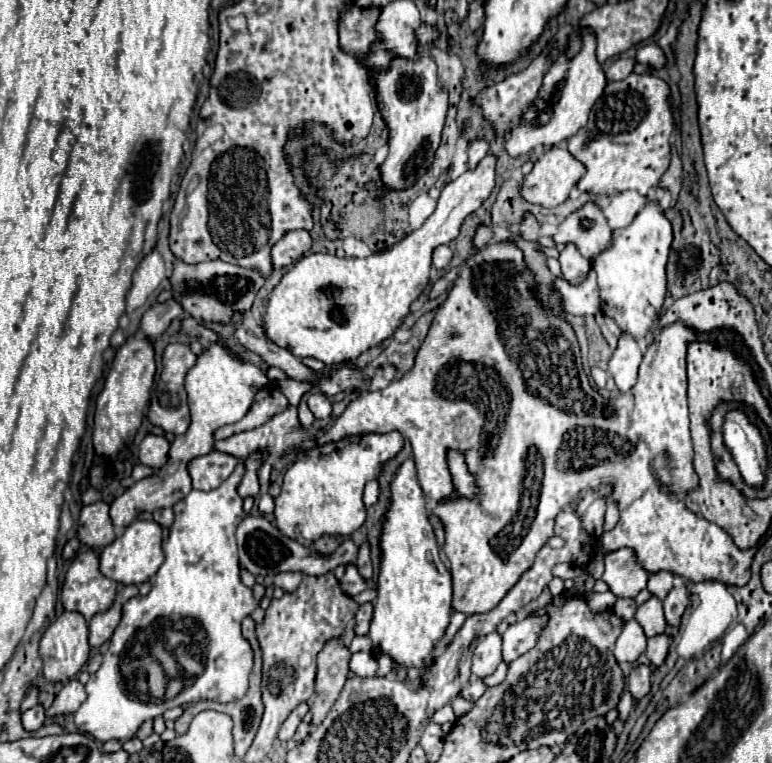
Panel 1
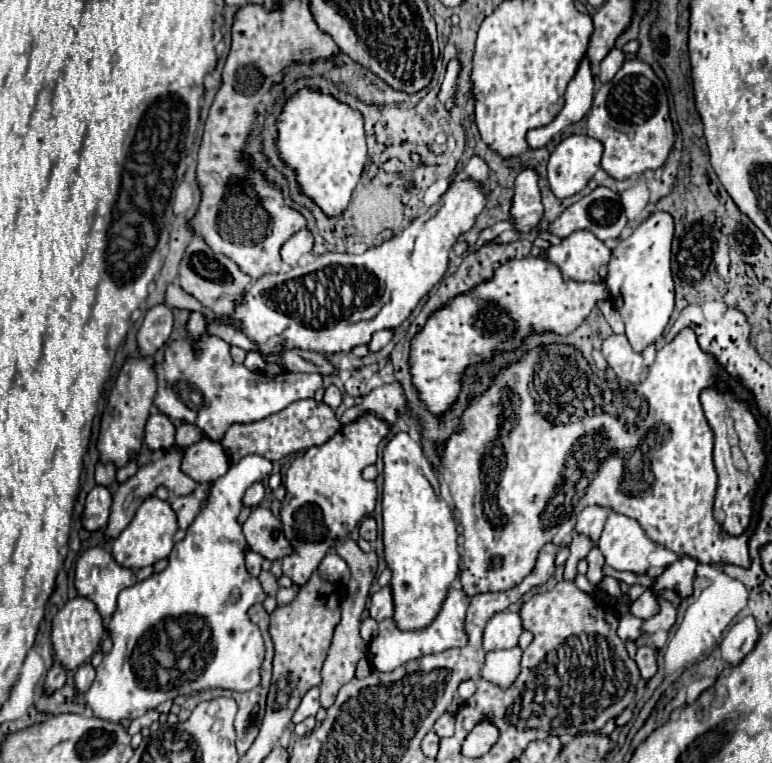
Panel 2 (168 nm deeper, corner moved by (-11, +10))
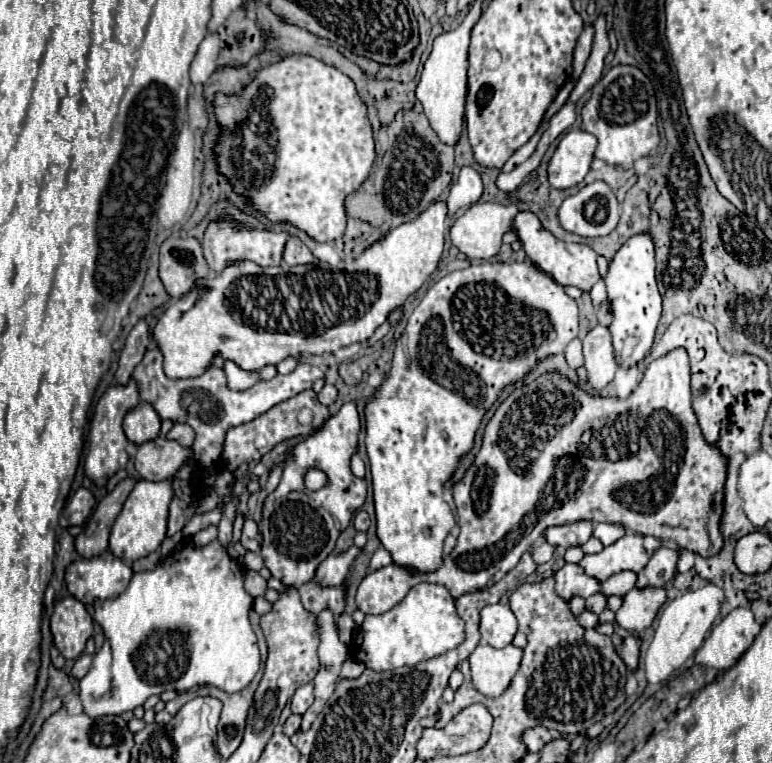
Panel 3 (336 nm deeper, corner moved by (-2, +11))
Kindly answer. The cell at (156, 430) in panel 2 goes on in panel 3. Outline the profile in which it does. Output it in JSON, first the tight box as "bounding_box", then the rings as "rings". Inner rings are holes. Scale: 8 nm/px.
{"bounding_box":[123,403,161,445],"rings":[[[139,403],[133,411],[127,413],[123,421],[123,431],[131,443],[143,445],[159,437],[161,419],[149,403]]]}

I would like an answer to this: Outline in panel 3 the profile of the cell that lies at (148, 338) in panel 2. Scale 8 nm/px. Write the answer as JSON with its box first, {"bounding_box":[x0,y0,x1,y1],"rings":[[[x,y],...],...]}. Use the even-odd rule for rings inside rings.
{"bounding_box":[115,319,149,385],"rings":[[[141,319],[133,329],[131,333],[127,335],[127,341],[125,341],[125,347],[121,351],[121,357],[119,357],[119,369],[115,373],[115,381],[125,385],[135,369],[135,365],[143,359],[145,351],[147,351],[147,345],[149,345],[149,325],[147,325],[147,319]]]}

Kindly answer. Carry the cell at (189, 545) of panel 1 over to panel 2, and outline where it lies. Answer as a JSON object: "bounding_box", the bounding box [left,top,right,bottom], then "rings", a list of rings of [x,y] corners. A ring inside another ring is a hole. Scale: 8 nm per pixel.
{"bounding_box":[84,454,272,722],"rings":[[[248,454],[238,464],[232,464],[228,472],[214,482],[210,496],[192,526],[188,528],[186,538],[174,544],[166,570],[153,573],[149,578],[136,582],[134,586],[118,594],[118,606],[108,624],[108,632],[112,636],[114,646],[104,656],[102,664],[96,668],[96,680],[84,694],[86,704],[90,706],[96,718],[112,722],[120,722],[126,718],[134,720],[156,708],[158,704],[174,700],[180,694],[188,696],[190,692],[200,692],[208,688],[228,688],[246,692],[260,684],[264,640],[258,626],[248,618],[248,608],[256,602],[264,602],[266,594],[258,578],[250,576],[244,568],[246,540],[242,534],[242,526],[236,522],[236,518],[242,510],[242,496],[246,488],[254,482],[268,480],[270,472],[272,462],[258,454]],[[188,646],[198,646],[198,650],[192,654],[192,662],[196,662],[196,666],[180,670],[178,660],[188,652]]]}

